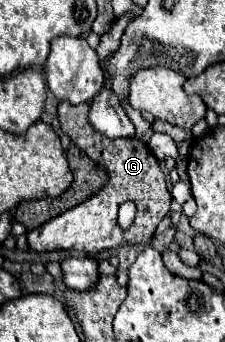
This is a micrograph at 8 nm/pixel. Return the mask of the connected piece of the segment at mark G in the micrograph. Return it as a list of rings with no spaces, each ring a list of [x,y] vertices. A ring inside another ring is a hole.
[[[60,103],[58,105],[58,119],[62,131],[72,139],[72,143],[82,149],[92,161],[96,161],[100,167],[104,167],[110,175],[108,185],[100,189],[100,193],[92,195],[78,207],[62,213],[56,219],[50,219],[42,227],[28,233],[28,245],[32,251],[44,253],[44,251],[62,251],[62,249],[76,249],[86,255],[100,253],[104,249],[112,249],[120,245],[122,241],[130,243],[146,243],[152,239],[158,223],[168,215],[170,211],[170,193],[166,187],[166,177],[158,167],[158,159],[154,157],[152,149],[138,139],[116,139],[110,141],[104,135],[98,135],[88,125],[88,105],[70,105]],[[126,201],[134,201],[138,215],[134,219],[134,225],[128,231],[122,231],[116,223],[118,207]]]

